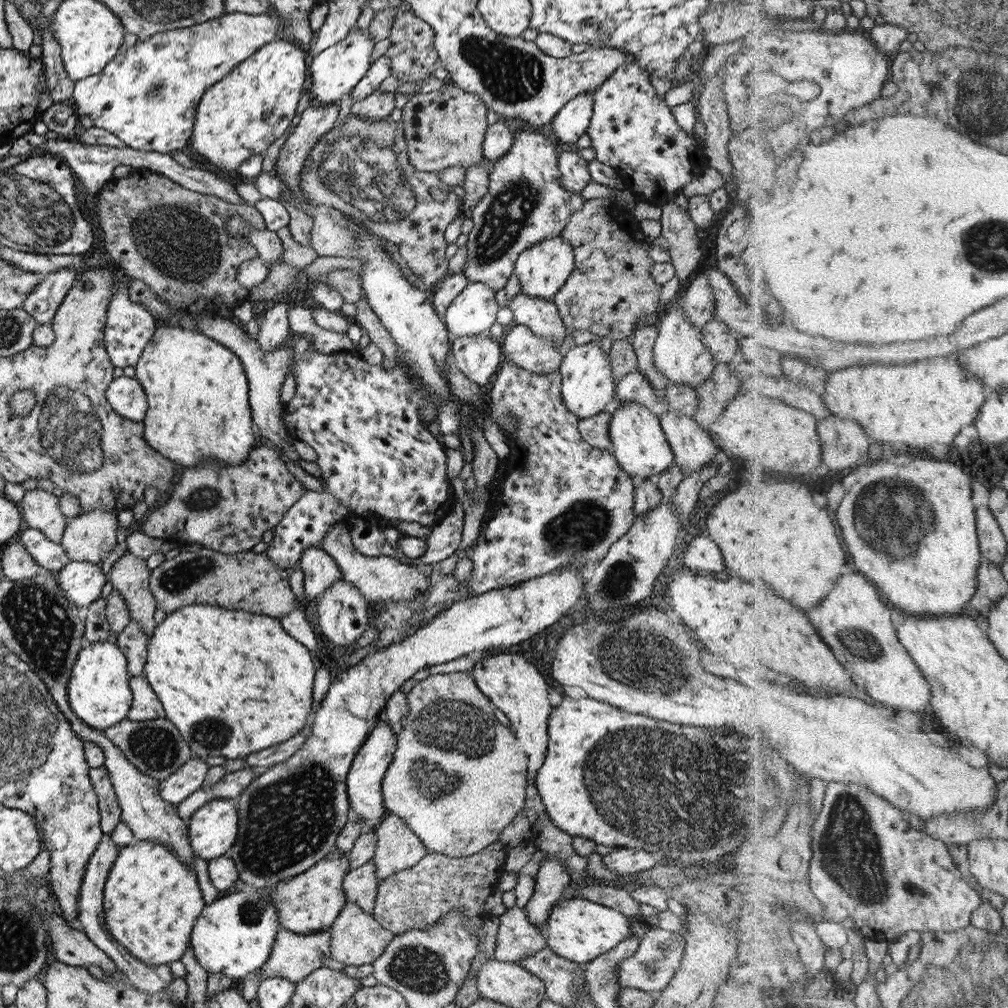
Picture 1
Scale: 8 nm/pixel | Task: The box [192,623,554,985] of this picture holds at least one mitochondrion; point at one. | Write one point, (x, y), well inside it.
(286, 822)

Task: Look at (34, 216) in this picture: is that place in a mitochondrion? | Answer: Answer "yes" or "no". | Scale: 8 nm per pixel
yes

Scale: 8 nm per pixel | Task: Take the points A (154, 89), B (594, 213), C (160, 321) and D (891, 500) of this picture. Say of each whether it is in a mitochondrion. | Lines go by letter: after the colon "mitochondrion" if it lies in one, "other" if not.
A: mitochondrion
B: other
C: other
D: mitochondrion

